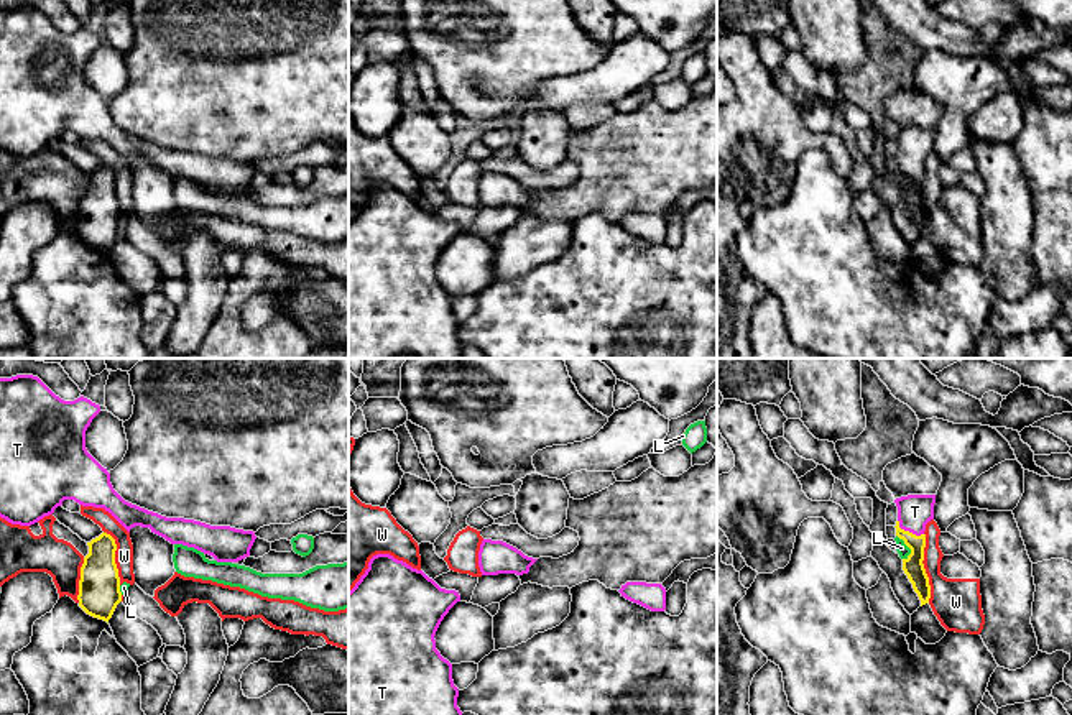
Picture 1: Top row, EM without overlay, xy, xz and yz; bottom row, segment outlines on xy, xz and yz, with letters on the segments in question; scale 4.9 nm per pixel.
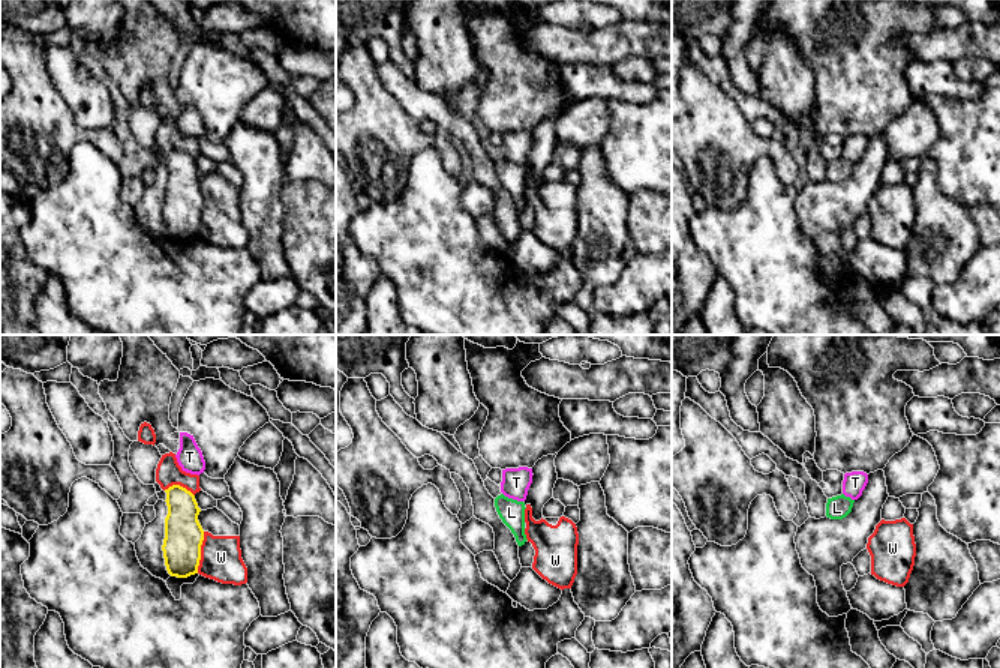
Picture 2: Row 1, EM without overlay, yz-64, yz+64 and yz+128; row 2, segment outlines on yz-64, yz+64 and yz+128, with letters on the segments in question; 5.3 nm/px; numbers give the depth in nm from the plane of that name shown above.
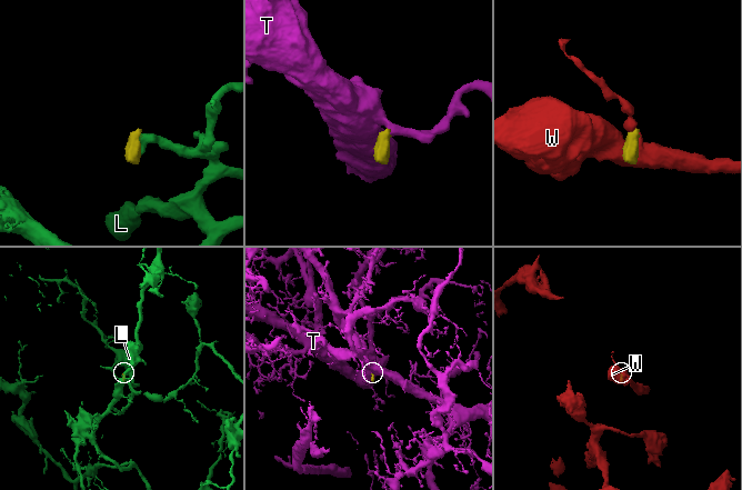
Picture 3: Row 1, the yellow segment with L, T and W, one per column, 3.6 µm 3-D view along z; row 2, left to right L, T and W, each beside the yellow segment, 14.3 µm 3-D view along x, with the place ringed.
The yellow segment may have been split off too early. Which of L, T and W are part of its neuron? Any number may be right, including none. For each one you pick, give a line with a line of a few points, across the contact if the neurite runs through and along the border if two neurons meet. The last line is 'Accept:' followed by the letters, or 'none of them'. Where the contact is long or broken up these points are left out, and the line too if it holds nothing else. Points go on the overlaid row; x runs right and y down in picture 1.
T: line yz (913, 566), (914, 538), (908, 531), (914, 512)
Accept: T

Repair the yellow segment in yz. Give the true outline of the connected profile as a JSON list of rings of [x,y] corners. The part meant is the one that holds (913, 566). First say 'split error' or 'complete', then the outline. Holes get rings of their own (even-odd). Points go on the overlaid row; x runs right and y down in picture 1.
split error | [[[908,495],[894,500],[898,506],[896,536],[904,541],[911,554],[903,559],[903,570],[921,600],[929,603],[931,585],[924,569],[926,524],[934,519],[936,495]]]

